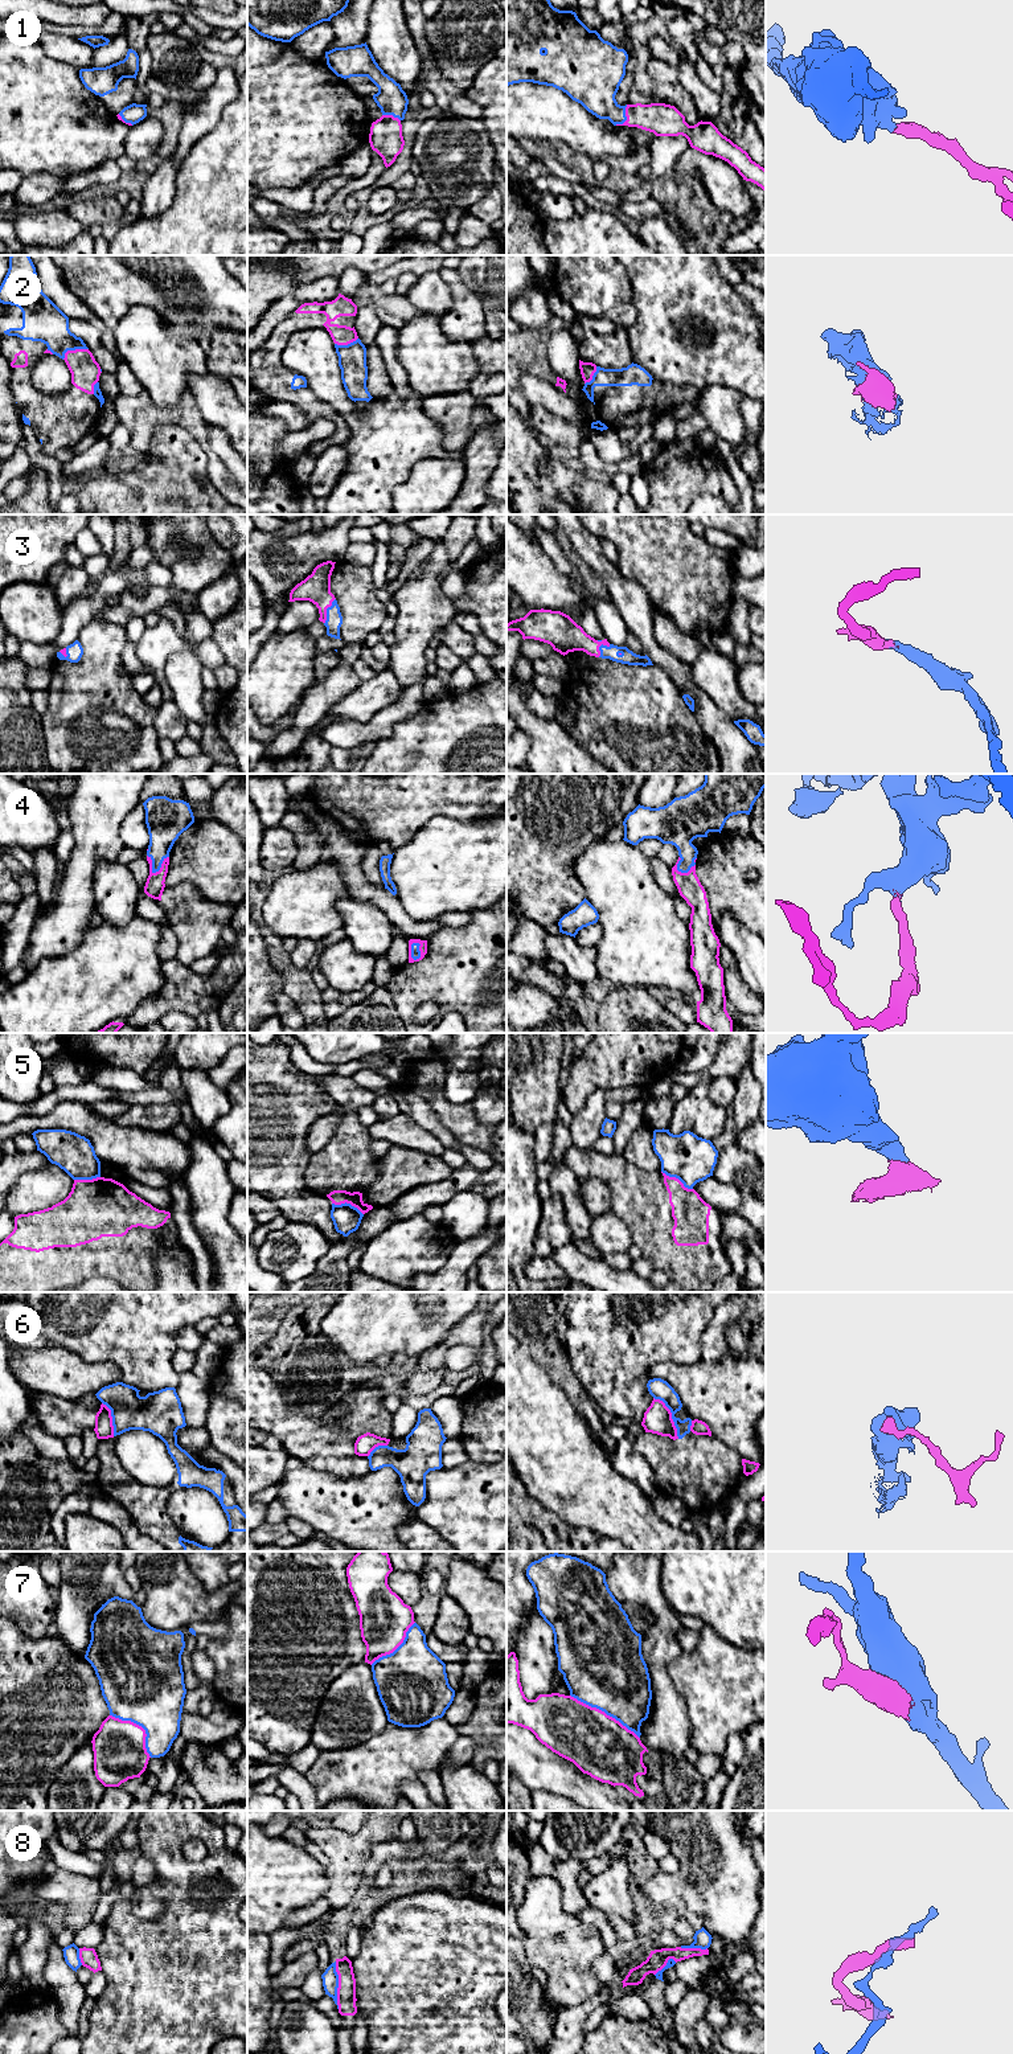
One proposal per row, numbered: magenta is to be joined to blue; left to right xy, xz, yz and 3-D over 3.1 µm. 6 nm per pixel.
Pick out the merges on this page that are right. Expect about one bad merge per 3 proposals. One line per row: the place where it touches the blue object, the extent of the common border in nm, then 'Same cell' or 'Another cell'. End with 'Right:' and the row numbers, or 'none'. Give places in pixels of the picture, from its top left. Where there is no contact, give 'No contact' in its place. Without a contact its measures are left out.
1: Touches blue at yz (626, 118). Shared border 150 nm. Same cell
2: Touches blue at xy (73, 349). Shared border 170 nm. Same cell
3: Touches blue at yz (599, 647). Shared border 110 nm. Same cell
4: Touches blue at xy (160, 866). Shared border 150 nm. Same cell
5: Touches blue at yz (677, 1177). Shared border 220 nm. Another cell
6: Touches blue at yz (672, 1415). Shared border 300 nm. Another cell
7: Touches blue at yz (605, 1712). Shared border 500 nm. Another cell
8: Touches blue at xz (337, 1985). Shared border 280 nm. Another cell
Right: 1, 2, 3, 4

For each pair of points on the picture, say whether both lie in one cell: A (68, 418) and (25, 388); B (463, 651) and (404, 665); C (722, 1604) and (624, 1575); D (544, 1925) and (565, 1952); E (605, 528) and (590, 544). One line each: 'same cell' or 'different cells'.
A: same cell
B: different cells
C: different cells
D: different cells
E: different cells

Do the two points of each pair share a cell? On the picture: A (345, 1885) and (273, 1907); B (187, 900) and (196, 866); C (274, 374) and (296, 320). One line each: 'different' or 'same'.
A: different
B: different
C: same

